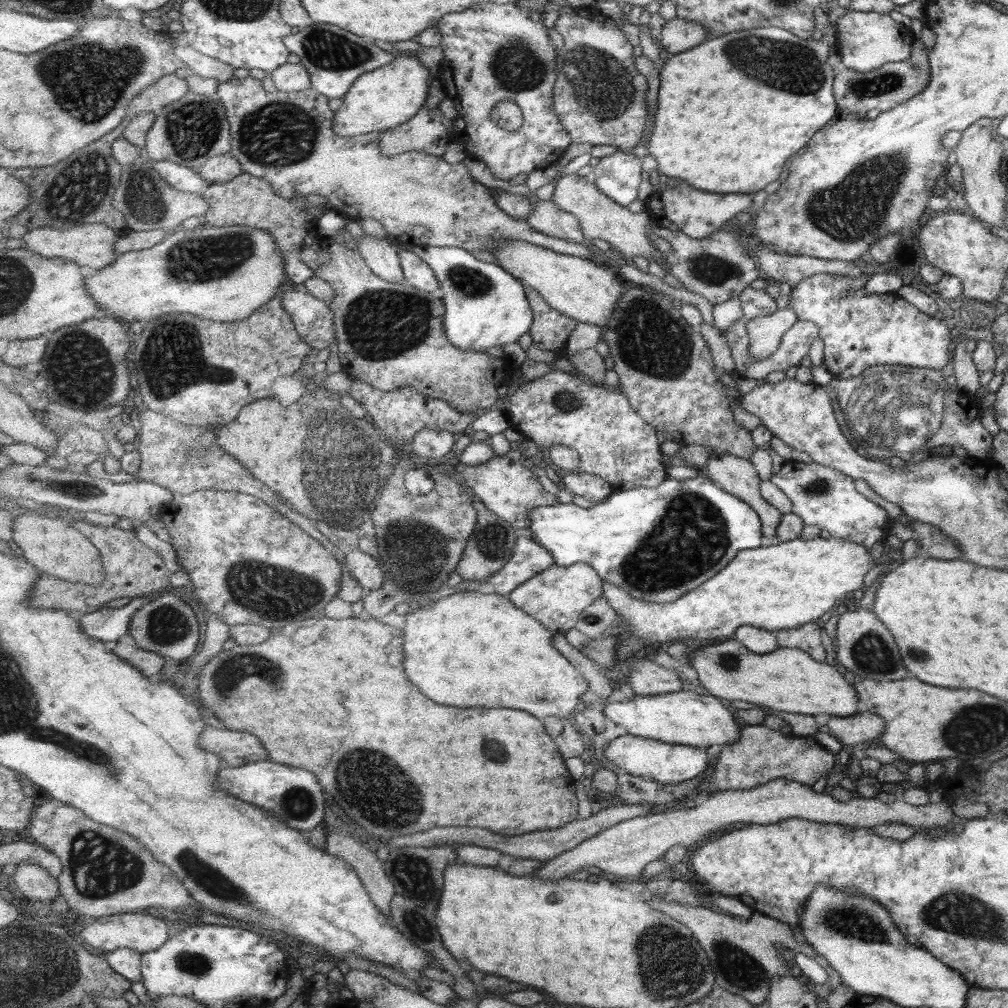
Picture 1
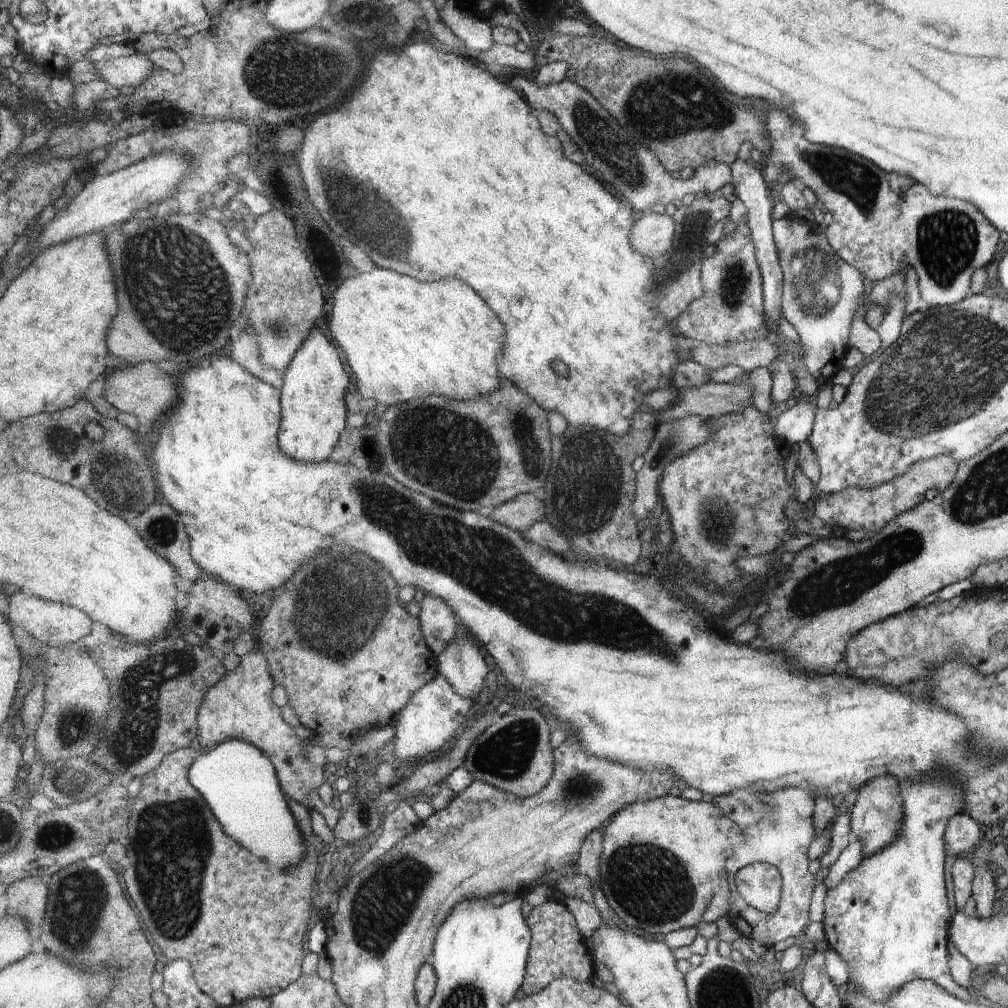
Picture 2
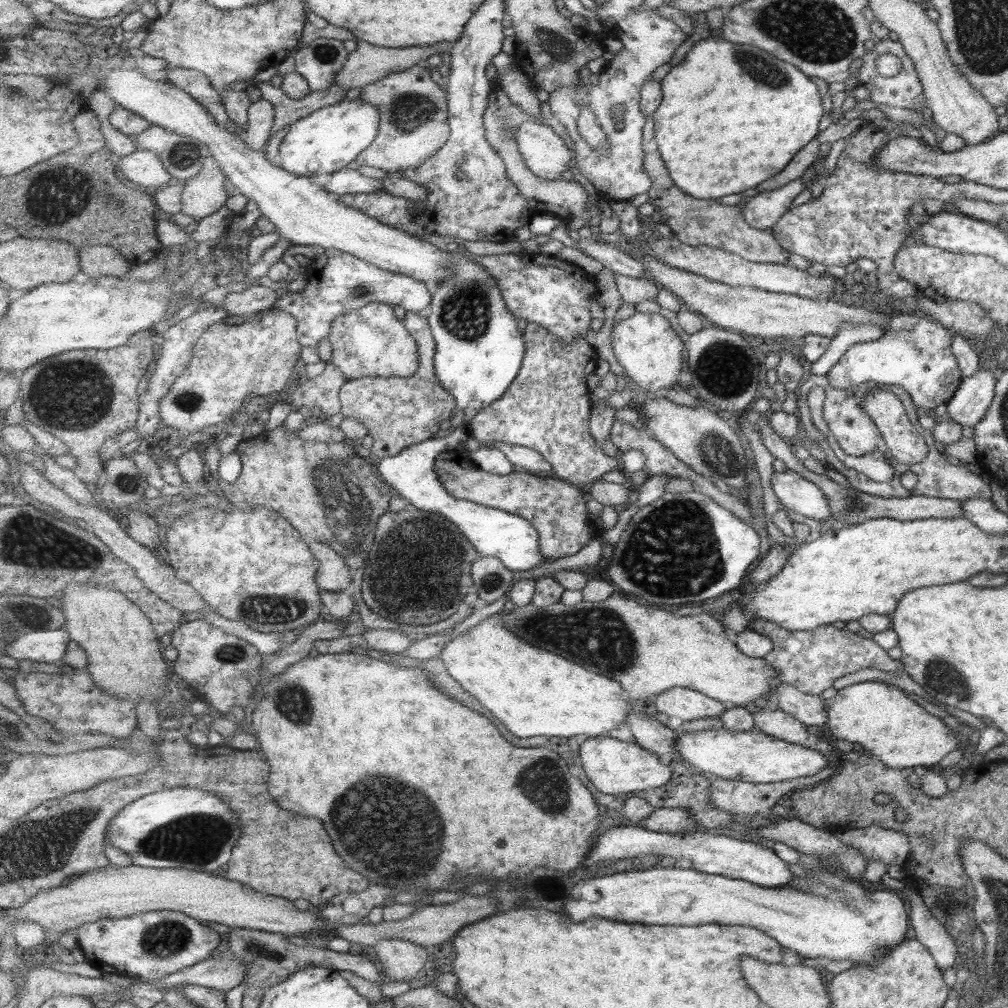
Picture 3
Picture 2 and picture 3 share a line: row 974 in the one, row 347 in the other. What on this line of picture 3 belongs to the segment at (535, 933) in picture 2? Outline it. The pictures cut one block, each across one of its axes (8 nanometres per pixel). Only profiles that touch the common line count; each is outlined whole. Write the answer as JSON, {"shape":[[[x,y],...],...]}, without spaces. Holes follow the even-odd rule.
{"shape":[[[529,323],[523,332],[527,344],[526,356],[518,378],[514,380],[510,391],[502,399],[495,401],[490,407],[479,412],[473,420],[465,422],[466,427],[470,436],[474,437],[481,446],[503,441],[534,448],[553,466],[555,477],[585,489],[597,480],[603,479],[606,473],[616,471],[617,466],[622,463],[620,454],[618,457],[607,456],[590,431],[593,404],[591,396],[589,396],[592,392],[587,386],[587,376],[597,370],[599,354],[585,340],[585,335],[577,337],[573,343],[563,343],[559,337],[555,337],[555,334],[551,333],[550,329],[535,323]]]}

